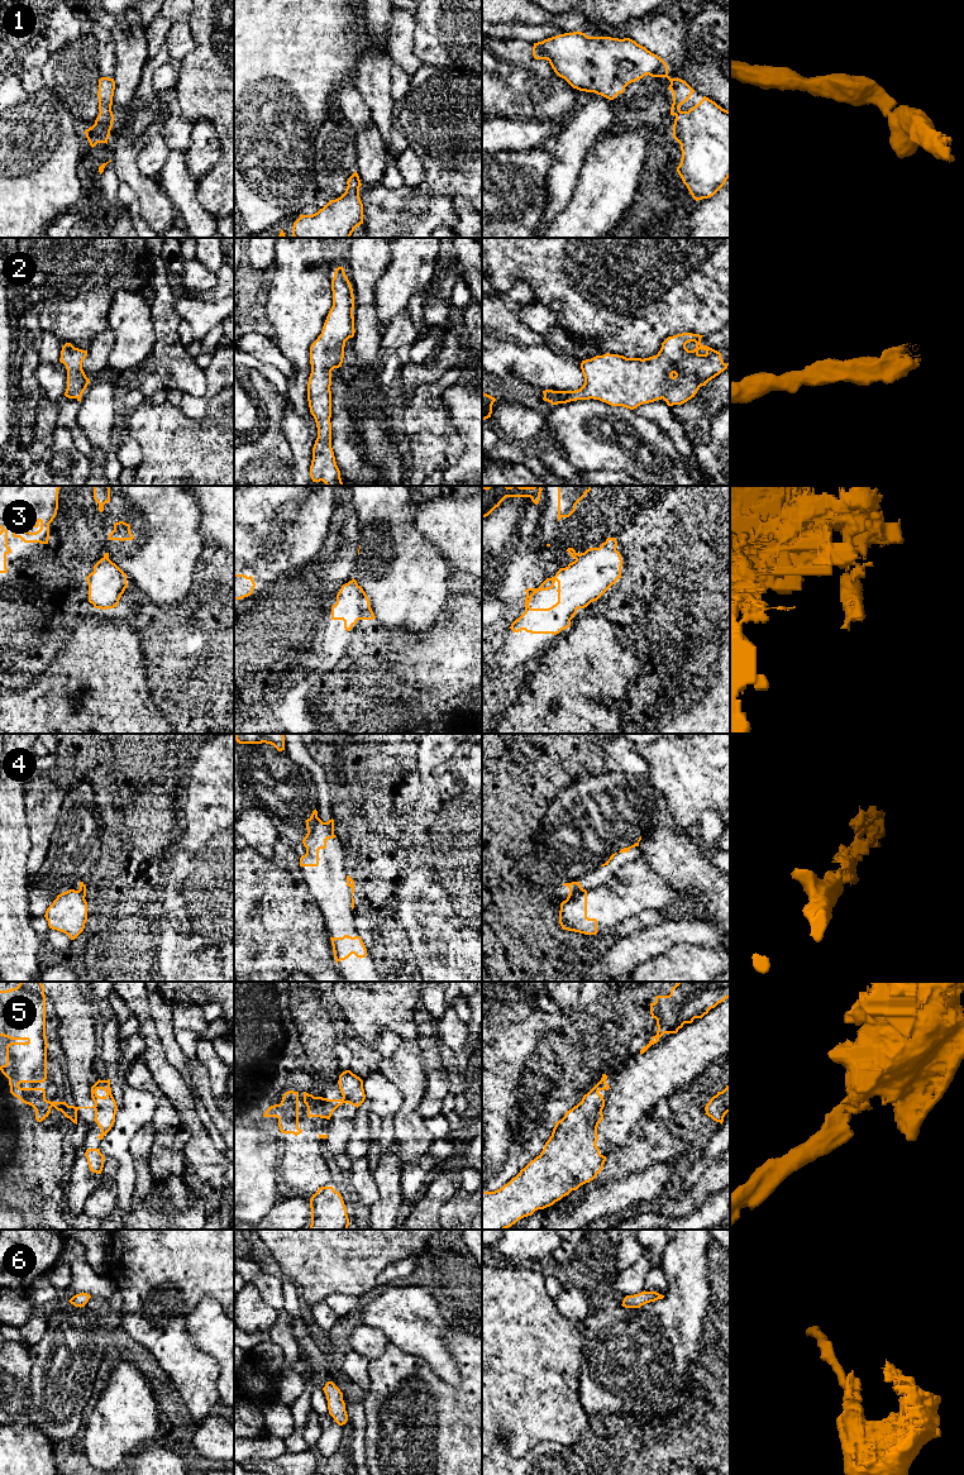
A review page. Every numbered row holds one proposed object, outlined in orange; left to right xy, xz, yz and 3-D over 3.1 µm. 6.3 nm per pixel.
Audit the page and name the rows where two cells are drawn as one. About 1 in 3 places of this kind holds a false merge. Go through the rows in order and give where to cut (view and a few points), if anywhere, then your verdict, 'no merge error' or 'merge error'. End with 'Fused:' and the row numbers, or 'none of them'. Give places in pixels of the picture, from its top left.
1: no cut | no merge error
2: no cut | no merge error
3: yz (581, 554), (574, 558) | merge error
4: no cut | no merge error
5: xz (342, 1098), (344, 1102) | merge error
6: no cut | no merge error
Fused: 3, 5

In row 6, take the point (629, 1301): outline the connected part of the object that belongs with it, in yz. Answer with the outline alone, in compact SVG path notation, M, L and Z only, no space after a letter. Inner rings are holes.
M641 1292L639 1294L634 1295L626 1295L622 1300L622 1307L625 1308L640 1308L641 1305L655 1302L658 1299L663 1299L664 1295L657 1293L657 1292Z

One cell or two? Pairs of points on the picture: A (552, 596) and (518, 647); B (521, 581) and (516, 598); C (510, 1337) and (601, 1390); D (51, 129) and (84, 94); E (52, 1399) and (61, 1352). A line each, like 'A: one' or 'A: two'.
A: one
B: two
C: two
D: two
E: one

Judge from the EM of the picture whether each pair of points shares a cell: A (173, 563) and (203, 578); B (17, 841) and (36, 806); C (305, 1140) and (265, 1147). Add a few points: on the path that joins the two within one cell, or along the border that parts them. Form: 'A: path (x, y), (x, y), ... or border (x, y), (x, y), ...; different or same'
A: border (201, 558), (195, 566), (194, 578), (189, 590); different
B: border (24, 793), (24, 811), (30, 851); different
C: border (253, 1126), (266, 1132), (276, 1142), (276, 1175); different

